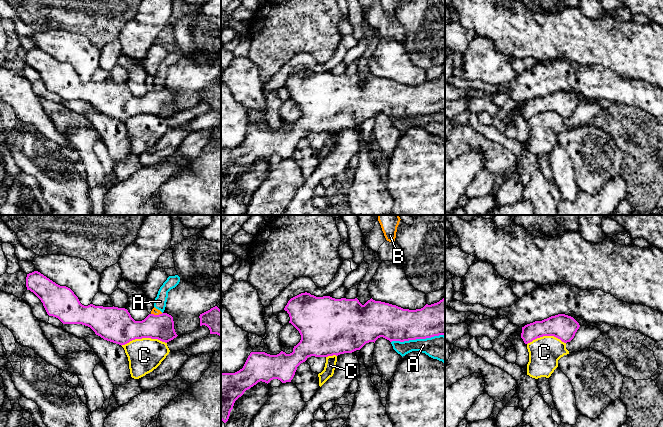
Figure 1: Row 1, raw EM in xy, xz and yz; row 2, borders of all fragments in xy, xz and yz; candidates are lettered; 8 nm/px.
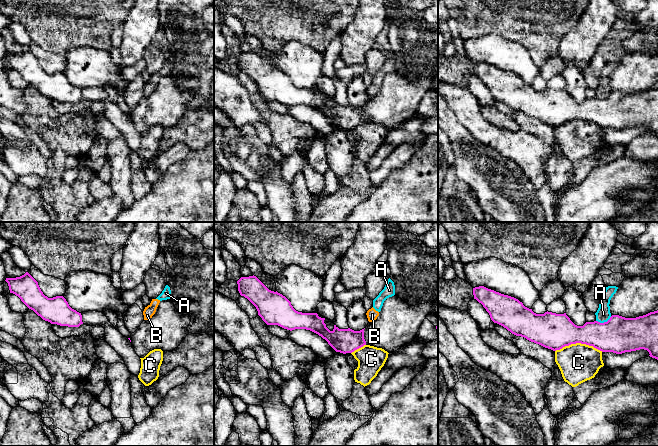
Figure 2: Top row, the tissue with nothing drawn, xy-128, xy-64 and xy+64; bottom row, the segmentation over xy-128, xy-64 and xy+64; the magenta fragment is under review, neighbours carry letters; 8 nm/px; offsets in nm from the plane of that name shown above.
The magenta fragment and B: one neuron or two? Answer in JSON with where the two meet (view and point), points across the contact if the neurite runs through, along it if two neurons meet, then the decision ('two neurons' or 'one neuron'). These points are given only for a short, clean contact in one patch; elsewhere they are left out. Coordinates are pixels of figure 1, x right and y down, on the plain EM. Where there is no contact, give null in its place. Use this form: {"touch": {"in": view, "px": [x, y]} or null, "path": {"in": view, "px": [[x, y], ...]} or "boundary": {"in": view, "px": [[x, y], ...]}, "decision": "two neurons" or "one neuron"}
{"touch": {"in": "xy", "px": [156, 91]}, "boundary": {"in": "xy", "px": [[162, 89], [151, 90]]}, "decision": "two neurons"}

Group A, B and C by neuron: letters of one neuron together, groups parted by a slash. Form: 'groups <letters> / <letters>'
groups A B / C

